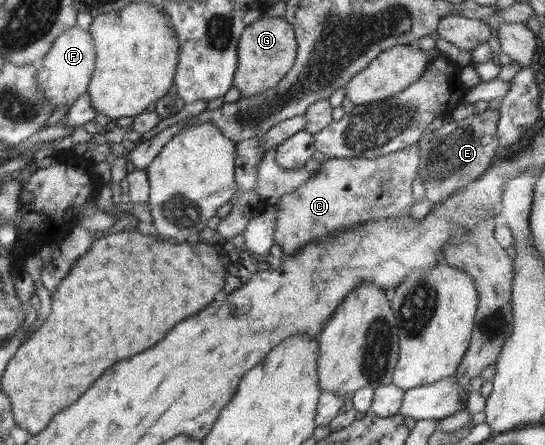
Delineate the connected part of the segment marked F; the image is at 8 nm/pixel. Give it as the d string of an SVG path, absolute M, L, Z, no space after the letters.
M78 25L67 28L54 39L50 50L39 62L40 70L37 71L37 87L53 106L53 110L57 106L71 105L79 96L87 92L96 61L94 39L87 30L83 30Z

